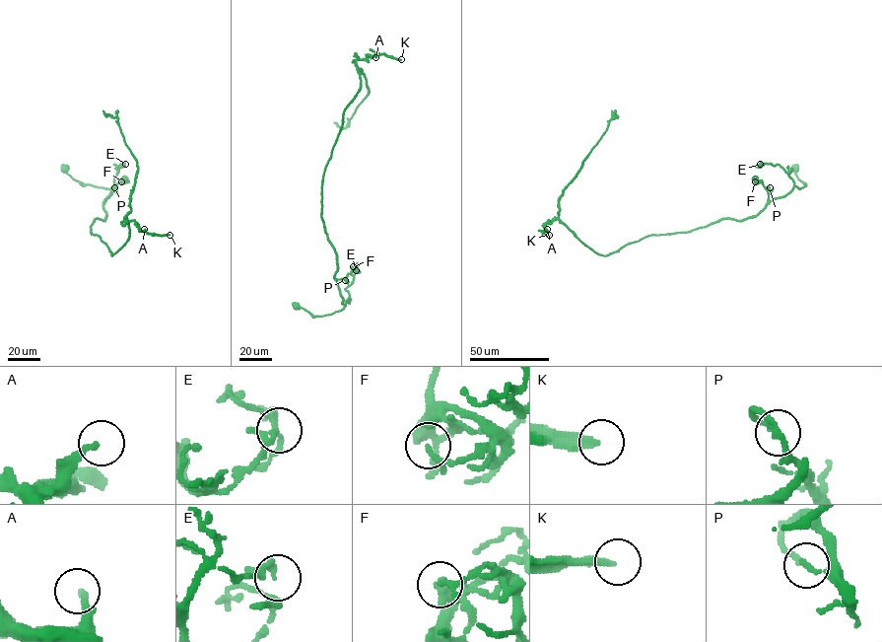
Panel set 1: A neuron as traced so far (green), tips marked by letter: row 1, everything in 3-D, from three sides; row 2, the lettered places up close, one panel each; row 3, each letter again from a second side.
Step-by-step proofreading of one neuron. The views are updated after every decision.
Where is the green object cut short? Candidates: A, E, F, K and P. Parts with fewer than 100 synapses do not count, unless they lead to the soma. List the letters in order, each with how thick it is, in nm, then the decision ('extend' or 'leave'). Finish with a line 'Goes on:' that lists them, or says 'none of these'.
A: 200 nm | leave
E: 140 nm | leave
F: 120 nm | leave
K: 280 nm | extend
P: 170 nm | leave
Goes on: K

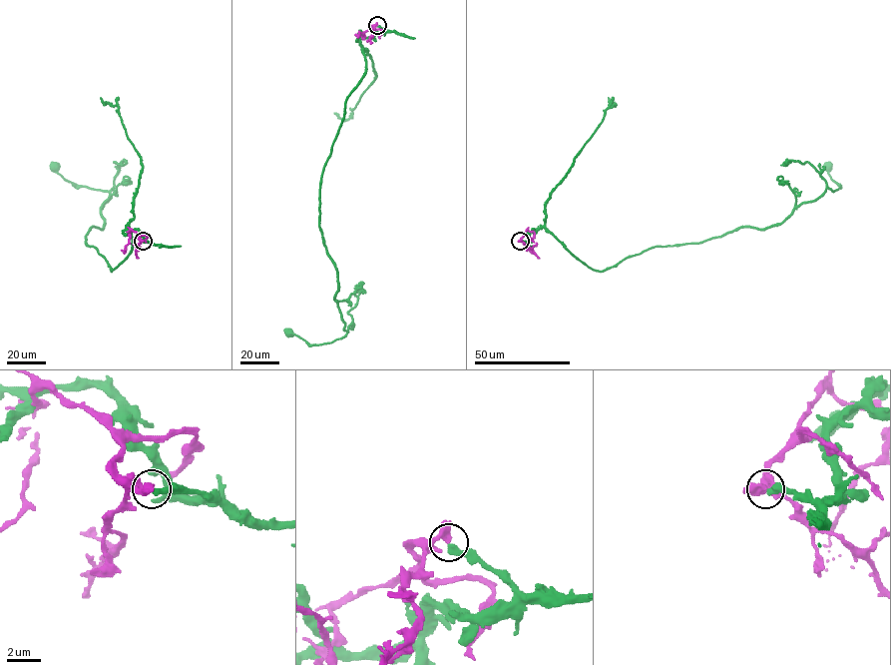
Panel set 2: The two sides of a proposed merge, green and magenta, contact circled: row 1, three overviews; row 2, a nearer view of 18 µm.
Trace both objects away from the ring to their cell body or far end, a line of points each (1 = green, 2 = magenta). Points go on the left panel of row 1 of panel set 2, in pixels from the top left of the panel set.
1: (143, 241), (126, 229), (132, 251), (111, 272), (86, 236), (104, 227), (113, 188), (76, 186), (55, 167)
2: (143, 241), (131, 230), (123, 253)

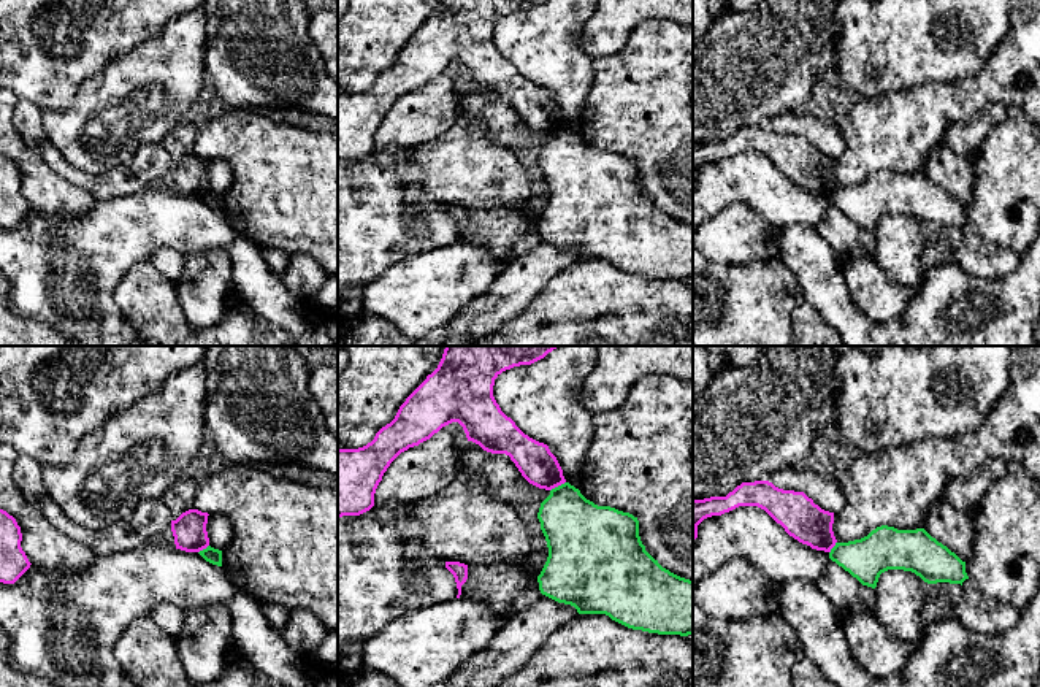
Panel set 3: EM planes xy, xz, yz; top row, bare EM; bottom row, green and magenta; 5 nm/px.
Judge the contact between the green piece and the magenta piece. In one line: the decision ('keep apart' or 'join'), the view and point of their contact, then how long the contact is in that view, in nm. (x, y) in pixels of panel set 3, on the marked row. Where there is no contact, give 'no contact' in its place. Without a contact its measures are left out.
keep apart; meets green in xz at (558, 486); contact 90 nm long

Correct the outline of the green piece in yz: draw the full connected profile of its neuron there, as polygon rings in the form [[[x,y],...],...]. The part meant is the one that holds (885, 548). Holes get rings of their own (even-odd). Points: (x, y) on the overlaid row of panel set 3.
[[[881,525],[861,539],[835,543],[829,558],[872,589],[888,570],[912,571],[927,584],[962,585],[969,579],[965,562],[924,528],[897,530]]]

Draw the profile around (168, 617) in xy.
[[[170,603],[154,606],[149,616],[155,625],[173,639],[178,639],[184,625],[184,611]]]

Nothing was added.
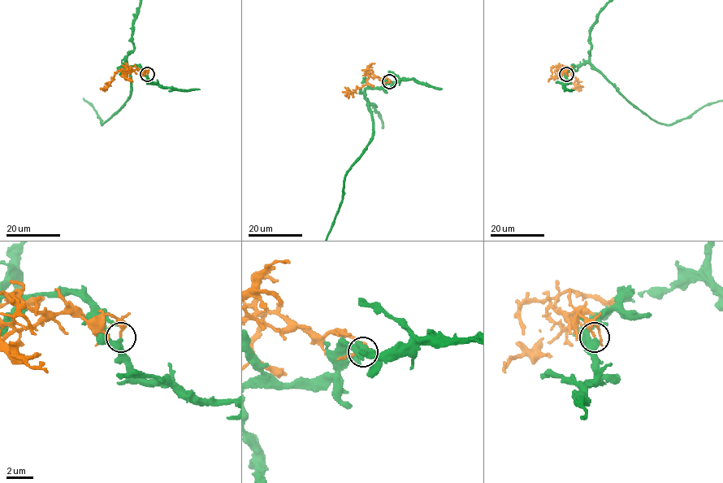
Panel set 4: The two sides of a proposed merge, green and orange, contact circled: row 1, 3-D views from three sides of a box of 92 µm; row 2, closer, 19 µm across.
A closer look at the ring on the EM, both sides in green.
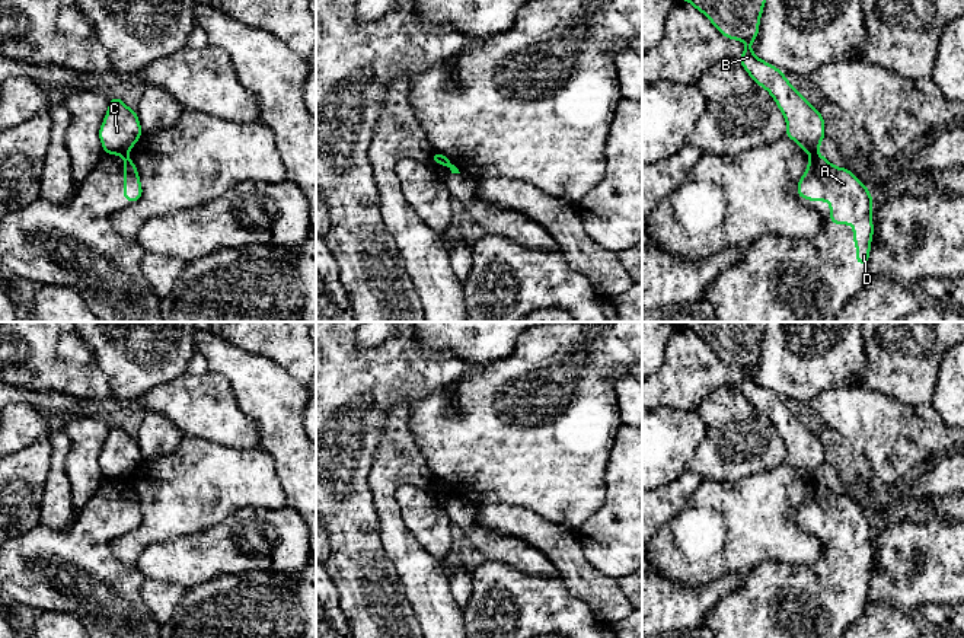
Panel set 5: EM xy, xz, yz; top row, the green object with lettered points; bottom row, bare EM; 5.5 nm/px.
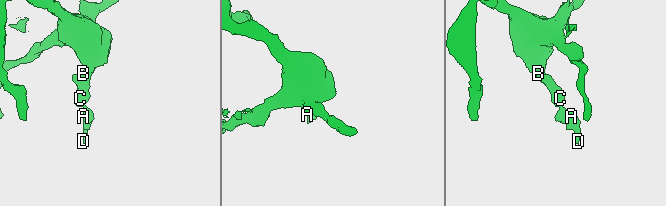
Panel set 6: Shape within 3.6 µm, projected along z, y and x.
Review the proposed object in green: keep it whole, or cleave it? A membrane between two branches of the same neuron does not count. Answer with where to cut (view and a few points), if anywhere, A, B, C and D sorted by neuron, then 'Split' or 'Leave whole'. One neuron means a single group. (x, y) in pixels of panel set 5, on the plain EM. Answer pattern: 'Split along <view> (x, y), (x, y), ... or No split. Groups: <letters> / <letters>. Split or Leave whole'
Split along yz (817, 478), (811, 481). Groups: A D / B C. Split

